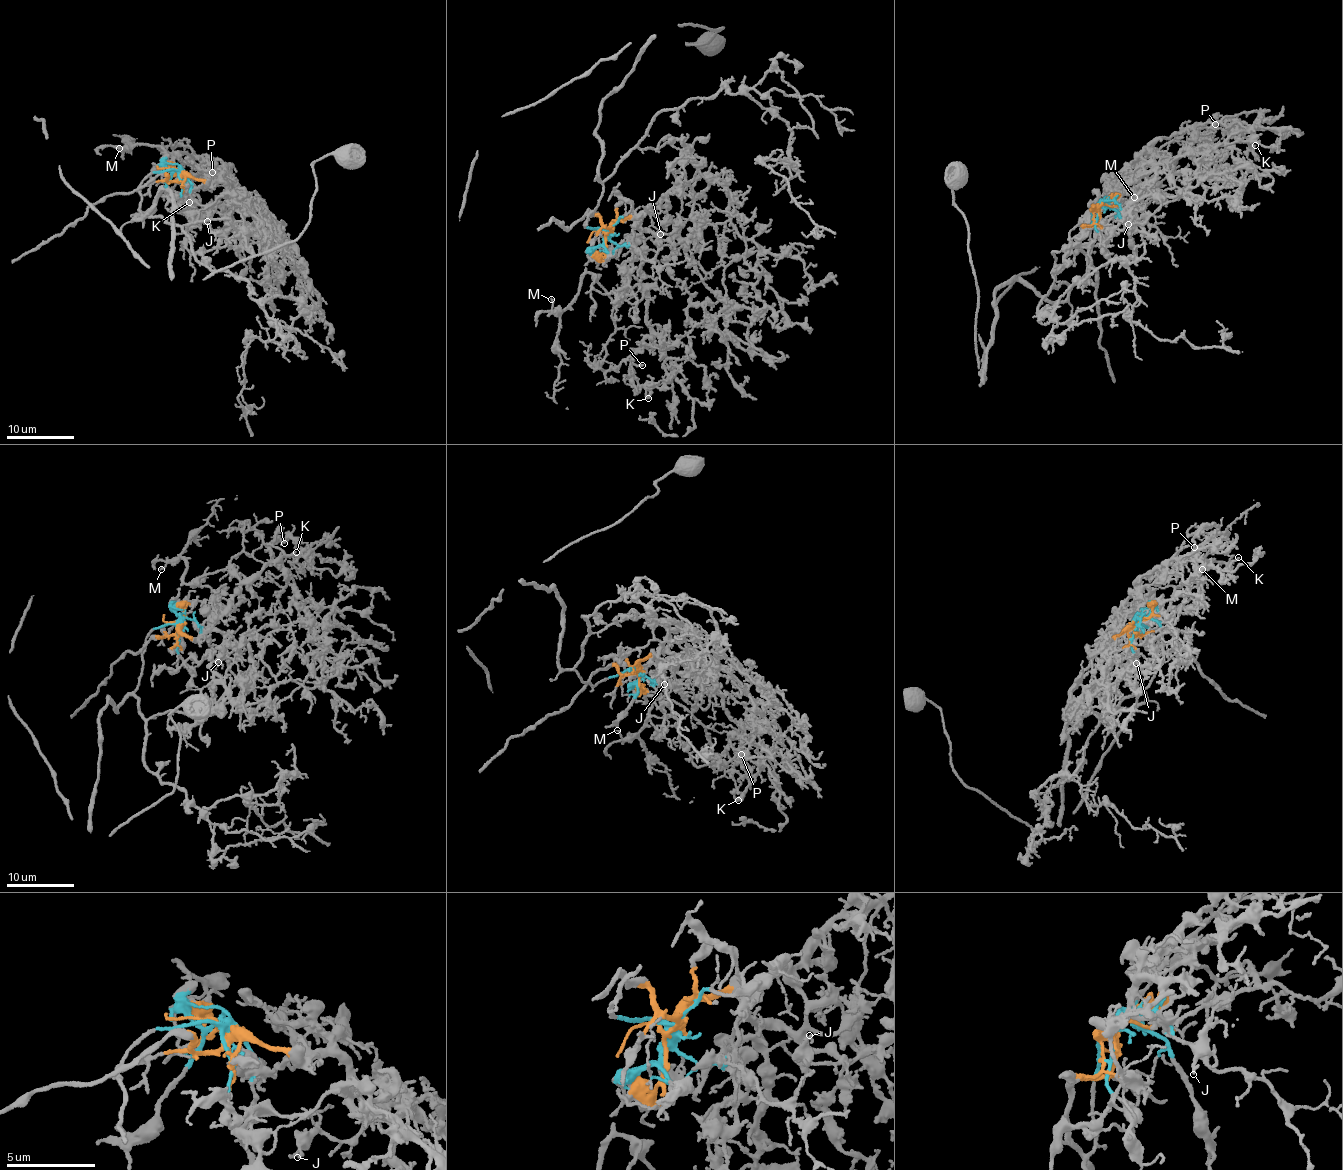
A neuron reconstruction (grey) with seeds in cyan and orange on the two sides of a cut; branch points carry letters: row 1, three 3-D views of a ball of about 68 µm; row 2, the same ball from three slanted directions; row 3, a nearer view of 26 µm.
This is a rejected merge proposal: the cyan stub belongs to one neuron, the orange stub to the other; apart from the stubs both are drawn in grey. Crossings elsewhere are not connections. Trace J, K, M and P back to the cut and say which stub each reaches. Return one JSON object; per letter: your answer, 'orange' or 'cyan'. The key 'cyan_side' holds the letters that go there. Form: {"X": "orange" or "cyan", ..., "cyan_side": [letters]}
{"J": "orange", "K": "orange", "M": "cyan", "P": "orange", "cyan_side": ["M"]}

